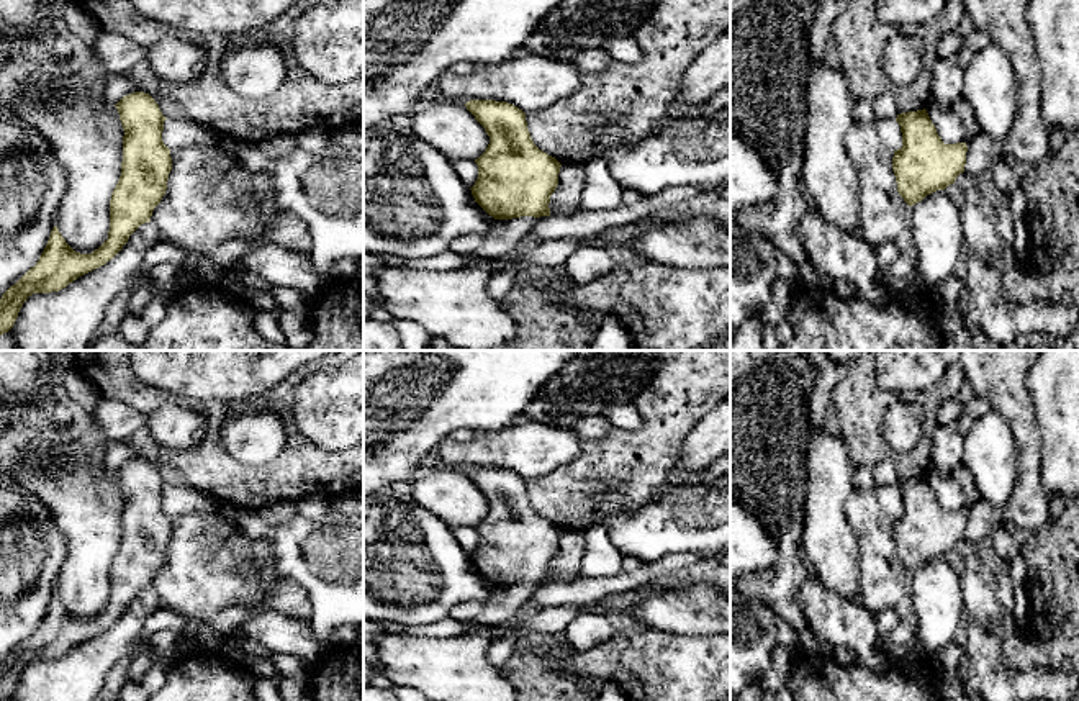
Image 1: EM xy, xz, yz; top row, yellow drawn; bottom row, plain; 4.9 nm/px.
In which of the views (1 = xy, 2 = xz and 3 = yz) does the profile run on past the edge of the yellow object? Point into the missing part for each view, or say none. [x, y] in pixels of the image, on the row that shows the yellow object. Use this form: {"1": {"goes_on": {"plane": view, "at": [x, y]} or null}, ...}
{"1": {"goes_on": null}, "2": {"goes_on": null}, "3": {"goes_on": null}}

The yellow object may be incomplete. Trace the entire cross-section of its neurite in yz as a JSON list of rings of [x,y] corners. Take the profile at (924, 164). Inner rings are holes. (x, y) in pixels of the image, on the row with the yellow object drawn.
[[[927,110],[897,115],[902,147],[894,151],[897,192],[912,206],[927,195],[945,190],[964,172],[966,142],[945,144]]]

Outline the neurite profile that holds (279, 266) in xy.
[[[260,244],[239,257],[229,272],[242,285],[239,275],[254,272],[262,277],[267,288],[293,287],[308,293],[313,300],[318,298],[329,278],[318,275],[313,260],[308,254],[300,254],[280,244]]]

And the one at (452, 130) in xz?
[[[424,102],[409,121],[416,136],[450,162],[478,159],[490,144],[485,128],[465,105]]]

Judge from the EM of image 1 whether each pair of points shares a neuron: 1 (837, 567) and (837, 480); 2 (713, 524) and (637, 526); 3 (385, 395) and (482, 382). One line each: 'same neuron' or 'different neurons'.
1: same neuron
2: same neuron
3: same neuron

